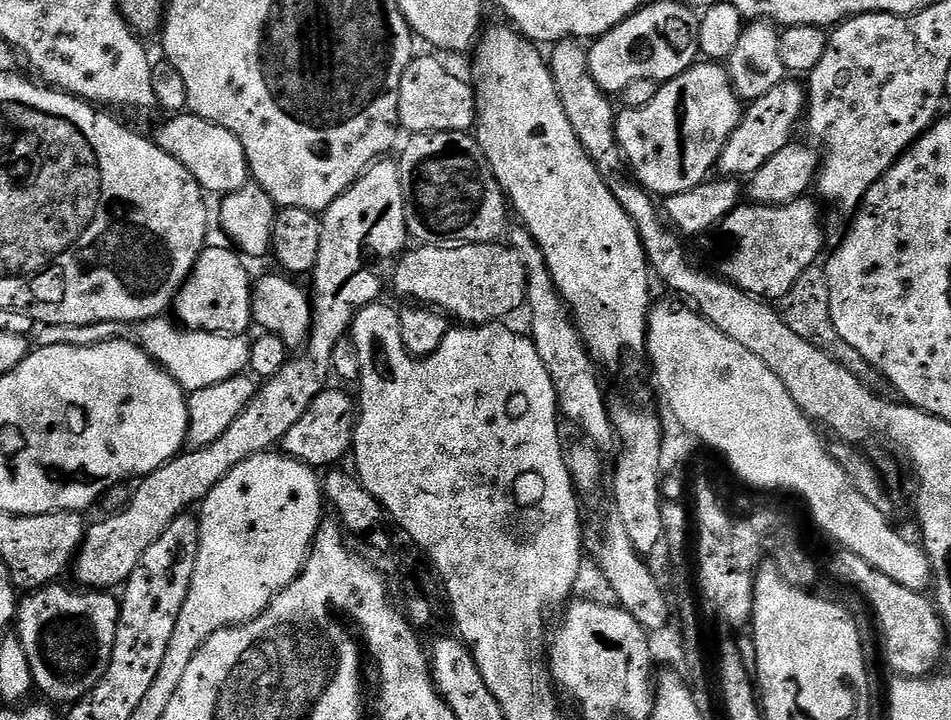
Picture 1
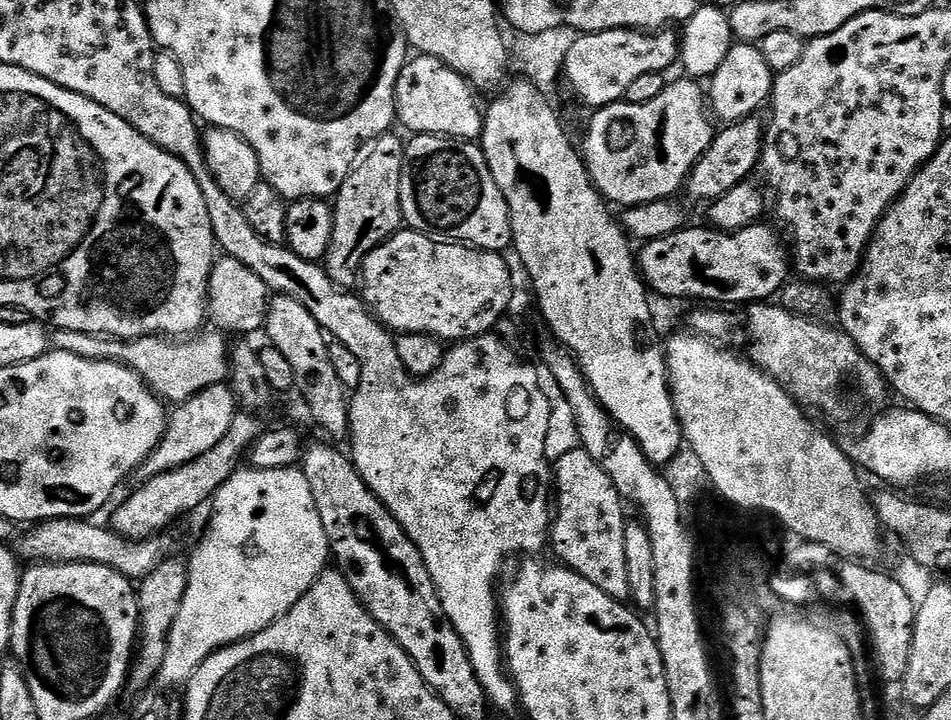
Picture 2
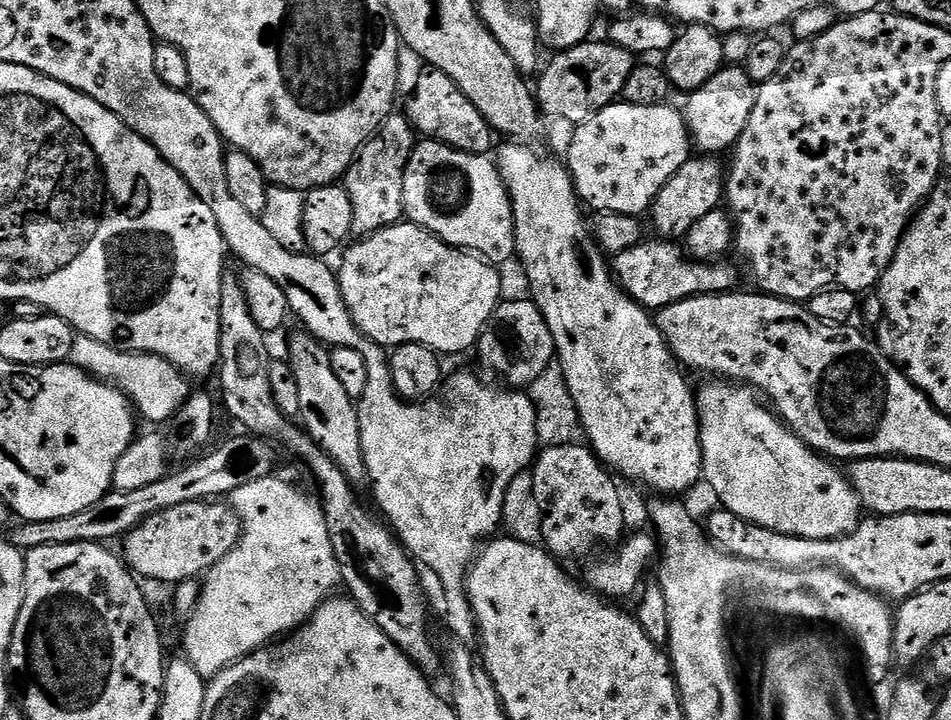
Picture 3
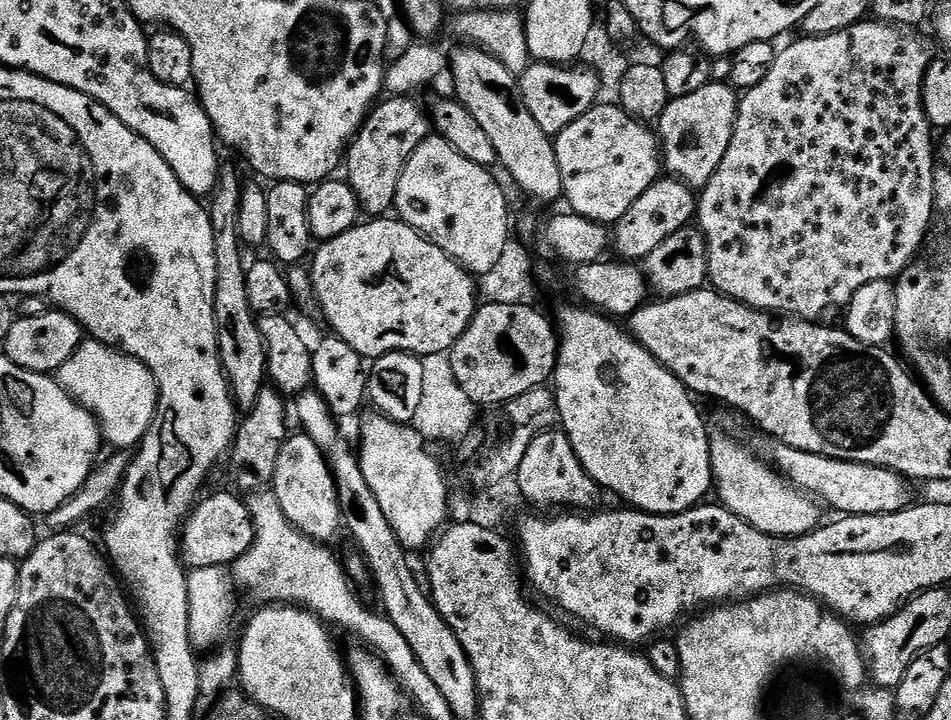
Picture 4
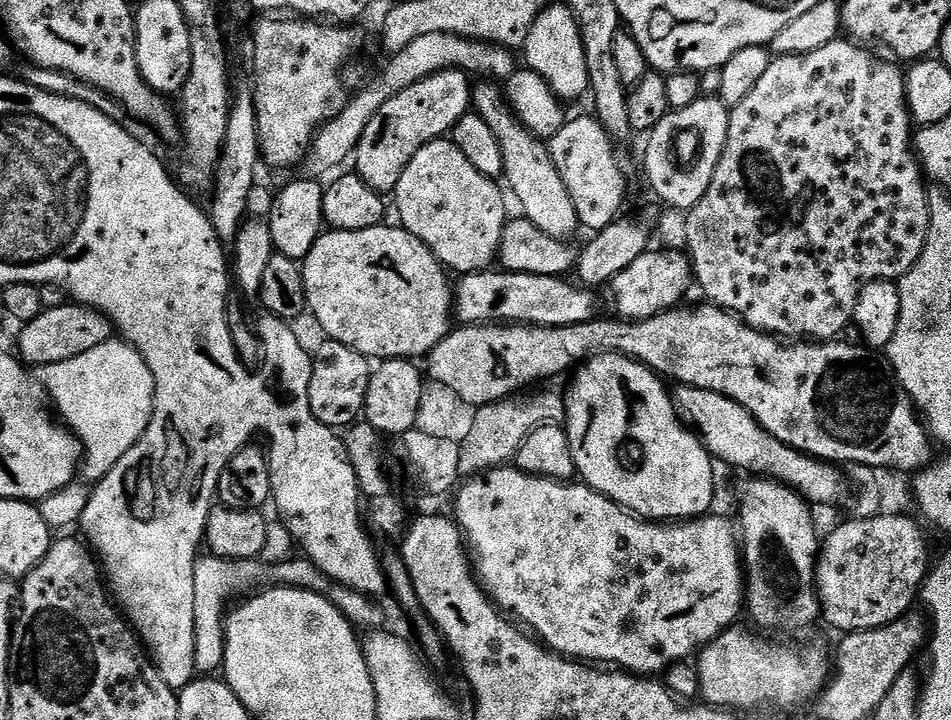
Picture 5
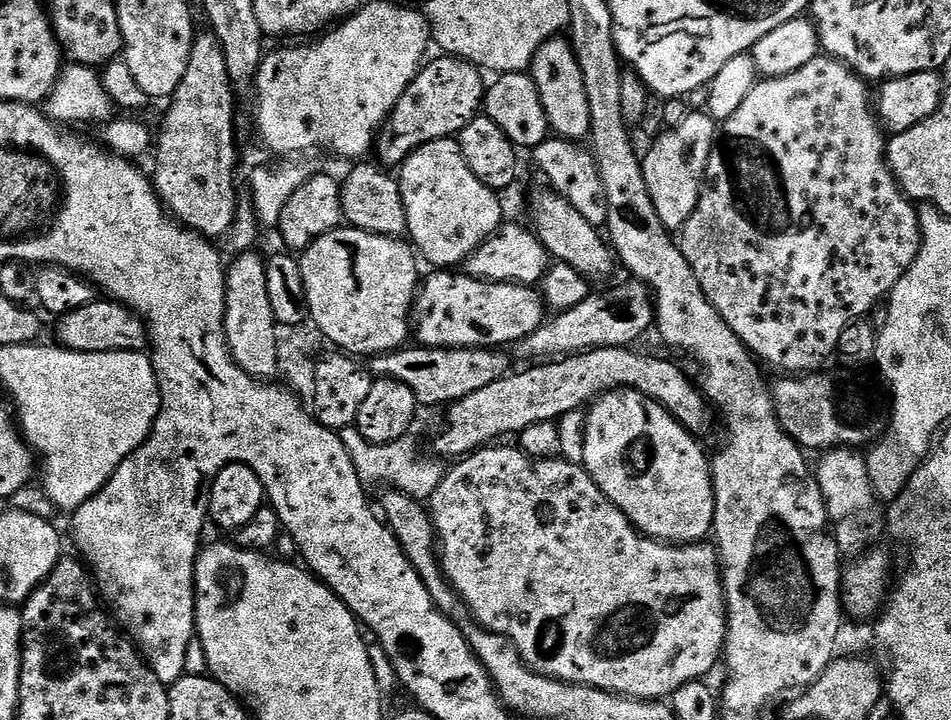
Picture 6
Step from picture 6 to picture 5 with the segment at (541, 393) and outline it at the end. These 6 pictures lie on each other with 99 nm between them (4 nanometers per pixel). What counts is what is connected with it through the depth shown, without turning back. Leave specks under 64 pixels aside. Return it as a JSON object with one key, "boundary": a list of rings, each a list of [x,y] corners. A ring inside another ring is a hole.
{"boundary":[[[676,384],[671,389],[671,393],[672,401],[676,404],[676,413],[679,414],[685,425],[700,437],[700,440],[704,443],[704,449],[707,450],[713,461],[720,463],[721,460],[722,463],[729,464],[732,468],[741,468],[742,471],[748,472],[744,474],[755,474],[760,478],[778,480],[781,484],[786,484],[789,488],[799,492],[812,506],[817,506],[816,504],[836,504],[843,498],[846,476],[845,473],[844,476],[840,473],[843,471],[835,463],[817,460],[815,456],[808,456],[804,452],[799,452],[797,448],[791,448],[782,442],[778,442],[778,438],[774,438],[767,432],[738,402],[734,402],[714,390],[702,390],[685,384]]]}

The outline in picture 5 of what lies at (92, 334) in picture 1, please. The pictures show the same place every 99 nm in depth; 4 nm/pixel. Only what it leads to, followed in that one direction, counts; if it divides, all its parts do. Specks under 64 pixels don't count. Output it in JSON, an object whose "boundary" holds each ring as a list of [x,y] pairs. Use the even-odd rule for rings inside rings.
{"boundary":[[[113,338],[102,342],[102,346],[94,346],[94,350],[86,350],[86,354],[78,354],[78,358],[66,358],[66,362],[43,365],[39,372],[39,387],[46,393],[55,415],[80,442],[83,479],[95,482],[110,474],[110,470],[118,466],[118,458],[122,458],[122,454],[126,454],[126,450],[130,450],[130,446],[134,446],[138,438],[144,436],[152,417],[152,395],[156,393],[154,378],[142,354],[138,354],[138,350],[134,350],[124,340]]]}

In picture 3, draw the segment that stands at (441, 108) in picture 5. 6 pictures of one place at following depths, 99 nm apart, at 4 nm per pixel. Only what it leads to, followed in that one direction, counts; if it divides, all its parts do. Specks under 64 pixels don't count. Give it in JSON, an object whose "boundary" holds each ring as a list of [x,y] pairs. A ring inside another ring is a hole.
{"boundary":[[[407,115],[387,116],[384,125],[379,128],[376,135],[365,142],[352,165],[348,167],[348,171],[344,173],[342,186],[348,191],[352,207],[352,231],[357,237],[370,236],[390,224],[401,223],[404,216],[402,202],[404,171],[412,157],[412,149],[417,143],[417,133],[409,124]]]}

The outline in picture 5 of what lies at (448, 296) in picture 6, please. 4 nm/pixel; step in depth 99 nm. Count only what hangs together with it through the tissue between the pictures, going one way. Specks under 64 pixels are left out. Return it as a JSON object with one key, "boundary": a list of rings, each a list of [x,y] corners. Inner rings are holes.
{"boundary":[[[485,270],[469,272],[457,280],[460,281],[455,281],[454,284],[454,316],[464,326],[537,324],[539,328],[575,328],[598,316],[597,293],[563,276]]]}

